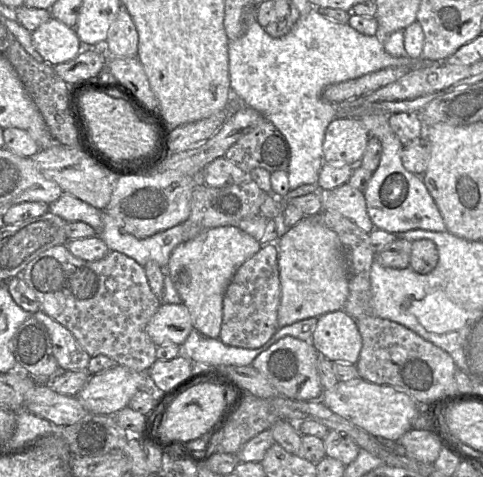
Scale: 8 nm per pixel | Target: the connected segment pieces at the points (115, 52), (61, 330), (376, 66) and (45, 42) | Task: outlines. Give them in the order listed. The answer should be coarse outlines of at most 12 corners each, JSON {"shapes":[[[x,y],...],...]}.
{"shapes":[[[122,6],[103,45],[108,56],[138,57],[138,33]],[[42,311],[60,371],[87,370],[91,357],[65,326]],[[313,8],[272,38],[245,14],[233,96],[285,136],[290,190],[317,184],[337,118],[325,87],[413,66]],[[53,17],[32,32],[51,66],[84,48],[75,28]]]}

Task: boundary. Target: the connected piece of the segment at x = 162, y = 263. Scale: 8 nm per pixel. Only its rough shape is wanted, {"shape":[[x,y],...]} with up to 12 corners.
{"shape":[[103,212],[97,235],[110,251],[164,270],[185,242],[183,223],[139,239]]}

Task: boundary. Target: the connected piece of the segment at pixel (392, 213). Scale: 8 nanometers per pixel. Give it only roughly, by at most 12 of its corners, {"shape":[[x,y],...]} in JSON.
{"shape":[[375,111],[359,119],[382,145],[364,191],[374,229],[446,231],[422,175]]}

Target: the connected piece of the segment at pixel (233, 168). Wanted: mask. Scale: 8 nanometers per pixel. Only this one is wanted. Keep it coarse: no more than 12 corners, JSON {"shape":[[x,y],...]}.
{"shape":[[225,157],[210,162],[202,182],[213,188],[240,185],[249,180]]}

